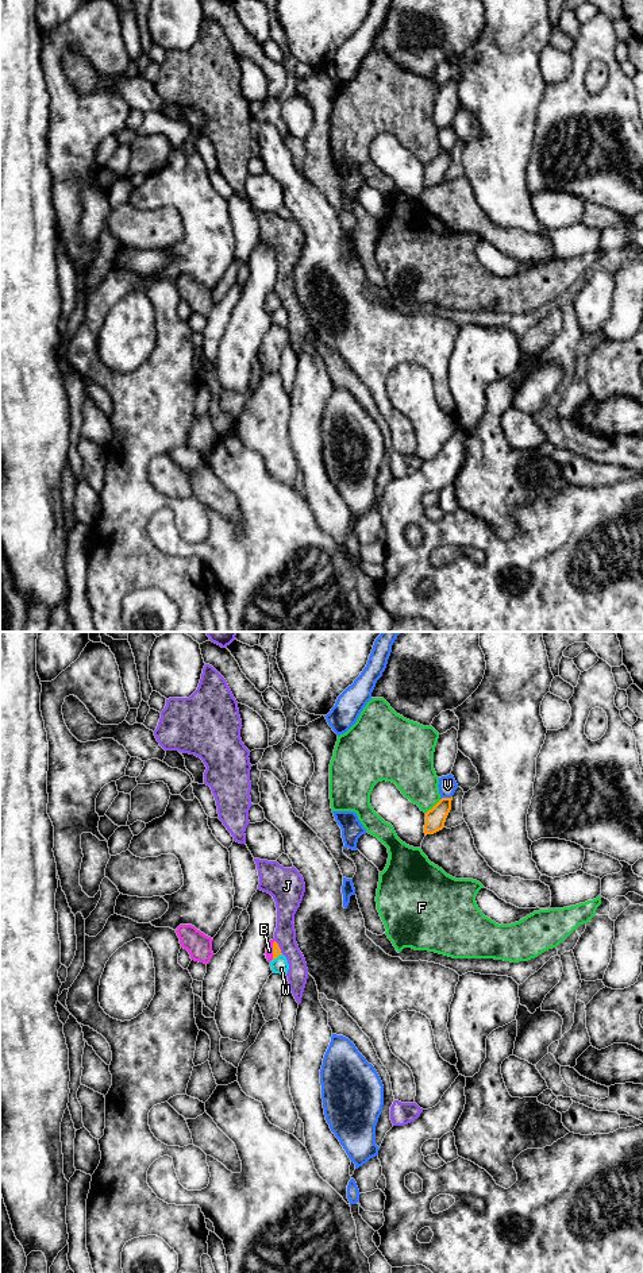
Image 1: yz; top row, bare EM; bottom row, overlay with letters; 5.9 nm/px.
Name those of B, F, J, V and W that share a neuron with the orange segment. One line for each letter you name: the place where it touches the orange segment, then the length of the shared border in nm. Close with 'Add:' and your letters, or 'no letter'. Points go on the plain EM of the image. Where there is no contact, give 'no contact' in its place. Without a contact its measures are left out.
B: yz (273, 303) | 120 nm
Add: B

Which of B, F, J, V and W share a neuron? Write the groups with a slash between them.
B / F / J / V / W

